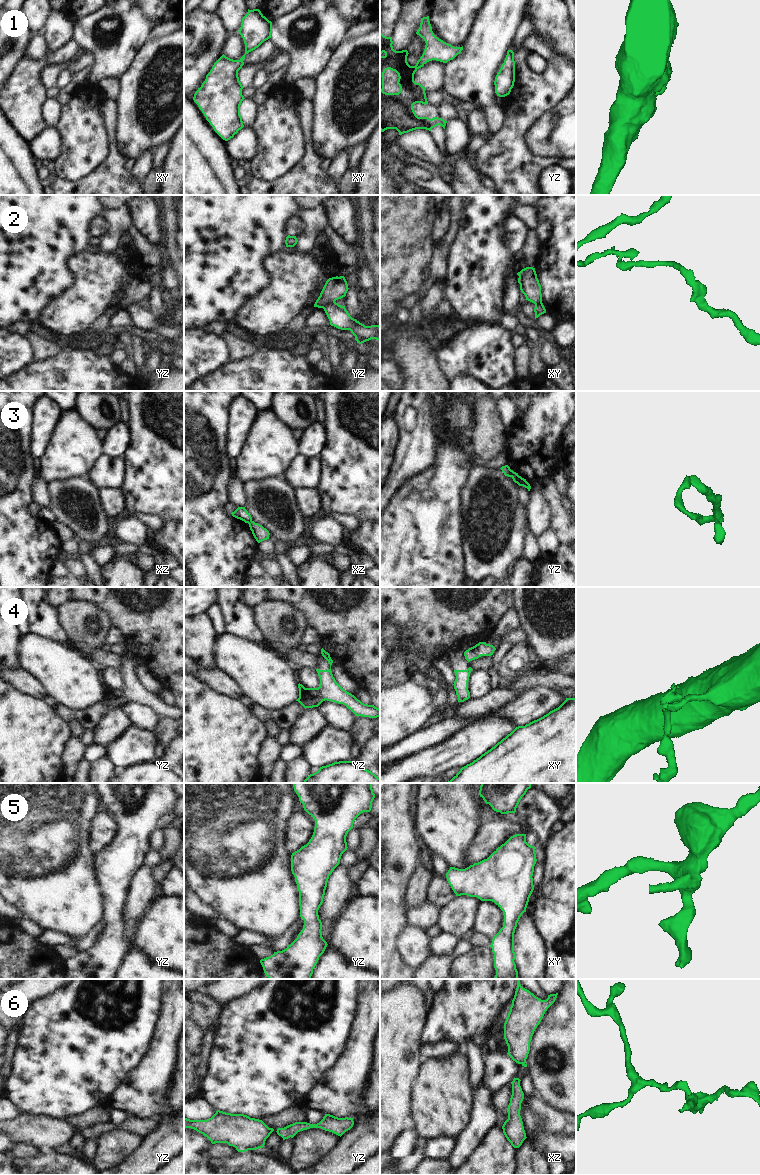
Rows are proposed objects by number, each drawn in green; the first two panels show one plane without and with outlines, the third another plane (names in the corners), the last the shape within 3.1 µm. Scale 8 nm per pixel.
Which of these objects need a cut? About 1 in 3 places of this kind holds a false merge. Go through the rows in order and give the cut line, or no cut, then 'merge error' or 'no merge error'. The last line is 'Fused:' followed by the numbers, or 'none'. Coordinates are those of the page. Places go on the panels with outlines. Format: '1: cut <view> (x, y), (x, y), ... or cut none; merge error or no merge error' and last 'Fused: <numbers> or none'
1: cut none; no merge error
2: cut yz (334, 301), (328, 302), (323, 308); merge error
3: cut yz (510, 470), (511, 476); merge error
4: cut yz (325, 657), (330, 658); merge error
5: cut none; no merge error
6: cut none; no merge error
Fused: 2, 3, 4

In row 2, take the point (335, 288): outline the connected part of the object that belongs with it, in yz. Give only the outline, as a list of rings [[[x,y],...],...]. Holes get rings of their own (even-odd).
[[[336,276],[329,278],[318,299],[316,300],[314,307],[324,308],[327,303],[335,302],[346,296],[348,291],[348,284],[344,276]]]

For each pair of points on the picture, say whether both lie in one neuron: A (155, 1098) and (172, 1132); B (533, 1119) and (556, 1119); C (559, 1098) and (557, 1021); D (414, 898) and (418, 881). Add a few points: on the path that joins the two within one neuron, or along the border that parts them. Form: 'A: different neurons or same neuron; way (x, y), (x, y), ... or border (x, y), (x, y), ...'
A: different neurons; border (167, 1087), (165, 1104), (156, 1117)
B: same neuron; way (539, 1119), (550, 1119)
C: same neuron; way (549, 1079), (534, 1060), (535, 1052), (547, 1040)
D: same neuron; way (417, 894), (418, 885)

